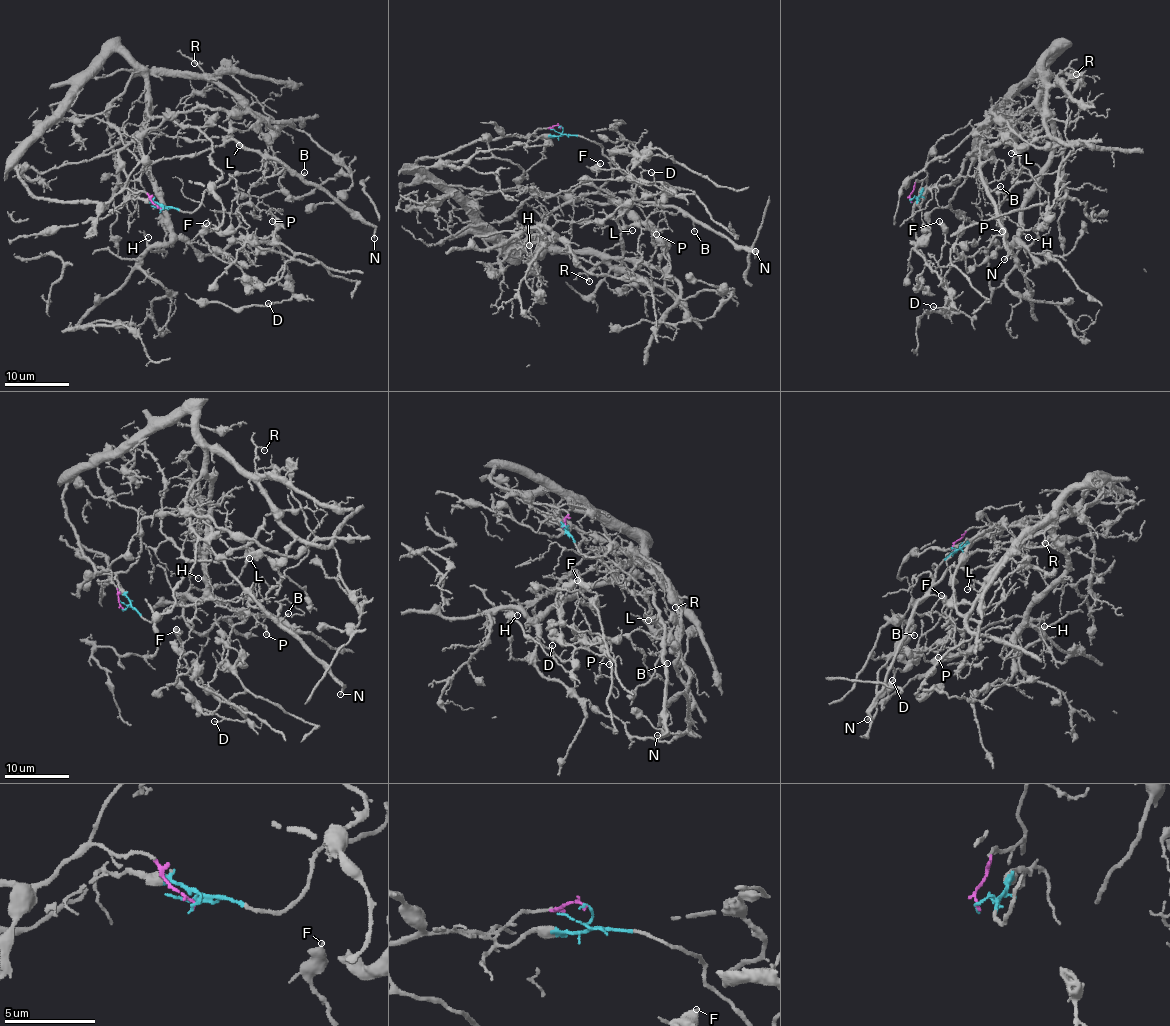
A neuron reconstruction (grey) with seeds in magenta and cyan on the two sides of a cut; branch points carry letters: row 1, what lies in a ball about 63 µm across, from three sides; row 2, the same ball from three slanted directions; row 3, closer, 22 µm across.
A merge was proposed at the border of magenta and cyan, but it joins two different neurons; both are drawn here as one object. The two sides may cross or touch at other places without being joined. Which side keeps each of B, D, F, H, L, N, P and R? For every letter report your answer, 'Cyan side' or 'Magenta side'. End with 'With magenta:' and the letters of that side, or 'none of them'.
B: Cyan side
D: Cyan side
F: Cyan side
H: Magenta side
L: Cyan side
N: Cyan side
P: Cyan side
R: Magenta side
With magenta: H, R

